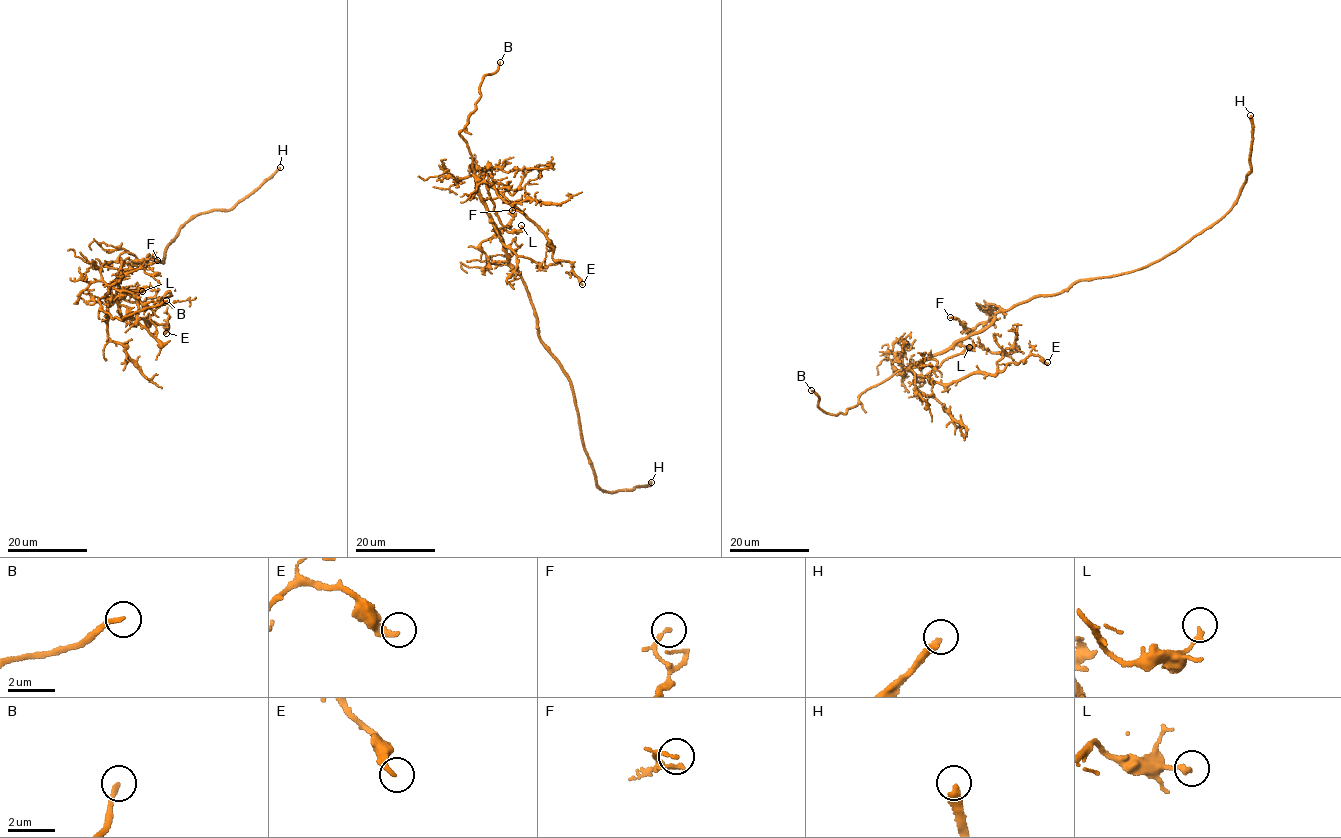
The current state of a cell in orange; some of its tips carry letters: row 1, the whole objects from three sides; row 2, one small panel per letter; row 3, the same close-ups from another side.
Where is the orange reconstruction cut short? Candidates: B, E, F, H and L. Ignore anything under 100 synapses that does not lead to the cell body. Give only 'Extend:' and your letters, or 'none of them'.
Extend: B, H

